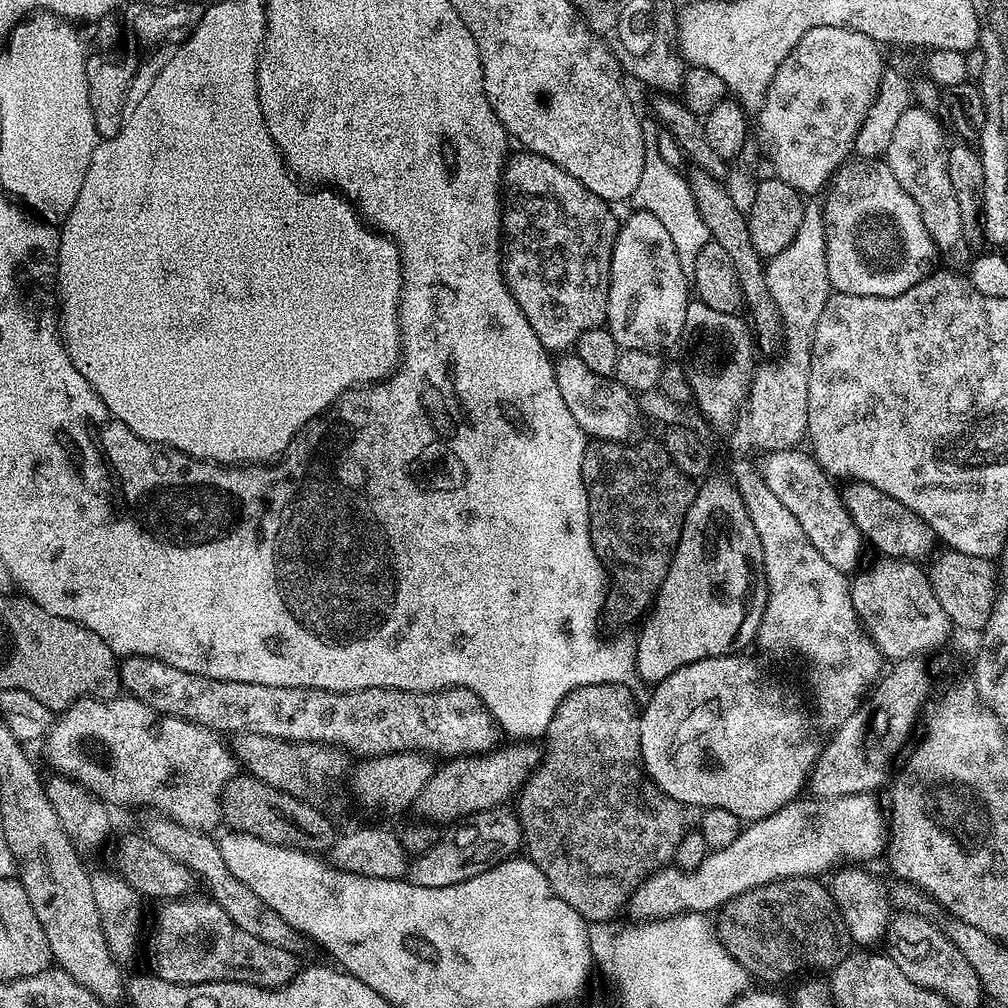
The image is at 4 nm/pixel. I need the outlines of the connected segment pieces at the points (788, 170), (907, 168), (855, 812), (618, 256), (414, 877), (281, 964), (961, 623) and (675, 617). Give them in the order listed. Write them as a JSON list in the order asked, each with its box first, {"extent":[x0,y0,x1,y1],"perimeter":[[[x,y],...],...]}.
[{"extent":[758,26,886,198],"perimeter":[[[818,26],[802,34],[798,46],[794,46],[786,62],[782,62],[766,94],[764,109],[758,114],[760,147],[766,159],[774,162],[776,179],[786,182],[786,186],[794,186],[794,190],[808,198],[833,179],[837,169],[849,159],[848,152],[850,156],[858,130],[878,94],[878,86],[886,71],[880,52],[881,45],[876,41],[849,28]]]},{"extent":[886,106,964,252],"perimeter":[[[913,106],[908,108],[902,118],[898,118],[898,126],[894,126],[894,135],[890,137],[890,146],[886,153],[886,162],[898,178],[898,186],[914,198],[914,206],[922,214],[922,222],[930,234],[933,245],[944,252],[956,248],[964,240],[962,214],[958,210],[958,198],[954,186],[950,186],[950,170],[948,169],[949,141],[944,141],[946,128],[940,124],[924,108]]]},{"extent":[626,792,886,922],"perimeter":[[[866,792],[853,796],[843,796],[833,800],[816,798],[797,799],[791,804],[782,806],[774,814],[761,820],[751,821],[730,842],[730,846],[709,851],[708,857],[694,870],[685,872],[682,868],[665,866],[660,871],[643,880],[636,888],[635,894],[628,900],[626,912],[633,916],[636,922],[664,921],[672,917],[683,916],[685,913],[712,914],[730,898],[742,894],[751,888],[769,884],[785,876],[815,876],[820,872],[827,873],[843,855],[849,856],[852,862],[868,862],[871,856],[876,856],[886,848],[886,826],[881,810],[876,806],[876,799]]]},{"extent":[606,210,690,353],"perimeter":[[[632,210],[628,217],[623,217],[622,223],[616,230],[616,241],[612,247],[612,261],[610,262],[610,274],[608,275],[608,319],[606,327],[608,332],[614,338],[614,342],[618,342],[621,349],[629,348],[630,350],[638,350],[639,352],[655,352],[663,353],[663,348],[672,348],[681,343],[684,335],[684,323],[686,322],[686,306],[690,299],[690,278],[682,272],[682,265],[678,260],[678,252],[675,249],[673,239],[670,238],[669,231],[659,222],[654,214],[648,212]]]},{"extent":[407,806,524,888],"perimeter":[[[501,806],[476,812],[463,822],[449,827],[449,832],[445,831],[434,846],[411,861],[407,879],[418,886],[431,888],[454,886],[498,866],[503,860],[513,859],[519,853],[516,851],[521,851],[524,832],[520,828],[519,815],[506,809]]]},{"extent":[148,898,298,988],"perimeter":[[[175,898],[165,900],[159,905],[161,907],[156,912],[156,917],[152,920],[152,937],[148,940],[148,960],[152,963],[151,971],[155,975],[166,978],[166,982],[174,982],[175,984],[209,984],[210,982],[218,982],[225,980],[226,982],[242,982],[243,984],[253,984],[259,988],[281,988],[284,984],[296,977],[298,971],[298,958],[296,952],[287,952],[278,946],[270,946],[270,942],[261,942],[259,938],[250,938],[250,934],[246,934],[246,930],[238,930],[238,926],[234,926],[234,922],[230,922],[230,917],[226,914],[226,910],[222,910],[222,906],[215,904],[211,898],[203,898],[204,900],[192,900],[193,898]]]},{"extent":[926,550,998,634],"perimeter":[[[944,550],[944,553],[932,565],[927,565],[926,571],[930,586],[934,590],[934,598],[938,598],[938,603],[942,606],[942,610],[946,610],[953,626],[959,631],[961,628],[962,631],[973,632],[973,634],[983,632],[986,622],[994,610],[994,602],[996,601],[998,591],[997,565],[987,556],[971,556],[970,554]]]},{"extent":[634,479,768,686],"perimeter":[[[707,479],[704,482],[706,484],[701,483],[696,488],[690,510],[686,510],[680,541],[676,543],[670,570],[646,619],[639,625],[640,637],[634,640],[636,674],[641,681],[645,680],[648,686],[662,683],[667,676],[674,674],[674,670],[690,666],[699,660],[743,653],[747,649],[744,647],[760,635],[762,616],[766,614],[768,601],[762,542],[758,542],[754,522],[750,522],[750,514],[746,514],[746,506],[735,484],[727,479],[712,479]]]}]

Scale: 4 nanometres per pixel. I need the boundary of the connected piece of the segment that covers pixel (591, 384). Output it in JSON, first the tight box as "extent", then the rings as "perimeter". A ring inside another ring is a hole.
{"extent":[555,354,642,442],"perimeter":[[[574,354],[555,361],[558,391],[566,402],[574,422],[583,430],[585,437],[605,442],[628,442],[636,432],[636,423],[642,420],[637,397],[626,386],[614,378],[594,374],[586,367],[586,362]],[[568,359],[569,360],[564,360]]]}

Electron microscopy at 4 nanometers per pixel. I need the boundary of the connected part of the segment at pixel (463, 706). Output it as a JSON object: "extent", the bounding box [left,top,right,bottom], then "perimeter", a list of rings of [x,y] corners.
{"extent":[119,656,498,758],"perimeter":[[[125,656],[119,661],[120,687],[127,695],[132,696],[138,702],[150,706],[155,712],[161,712],[164,716],[177,716],[183,720],[189,720],[195,724],[201,724],[207,728],[213,728],[221,734],[243,734],[253,732],[279,740],[309,740],[315,744],[335,744],[357,757],[385,756],[387,752],[423,752],[433,754],[435,757],[451,758],[457,756],[470,756],[476,753],[489,752],[497,747],[498,729],[495,720],[484,708],[484,703],[465,688],[445,688],[442,692],[411,692],[410,690],[394,690],[393,688],[367,688],[366,690],[354,690],[353,692],[331,692],[330,690],[318,690],[317,688],[287,688],[286,686],[262,686],[250,682],[234,682],[233,680],[219,680],[202,674],[194,674],[186,670],[178,670],[178,666],[170,666],[161,660],[152,660],[149,656]]]}

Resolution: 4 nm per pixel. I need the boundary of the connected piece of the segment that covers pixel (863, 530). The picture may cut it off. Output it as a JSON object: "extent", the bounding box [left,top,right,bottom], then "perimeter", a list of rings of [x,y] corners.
{"extent":[842,480,934,561],"perimeter":[[[854,480],[845,483],[845,488],[842,488],[842,497],[844,506],[854,526],[858,526],[861,537],[865,541],[868,540],[877,548],[879,555],[884,558],[903,558],[910,561],[915,561],[916,556],[924,556],[932,548],[932,540],[934,544],[934,533],[932,527],[926,524],[922,518],[918,518],[906,506],[902,506],[902,502],[898,502],[898,498],[890,498],[890,494],[882,494],[882,490],[878,490],[878,486],[870,486],[861,480]]]}

